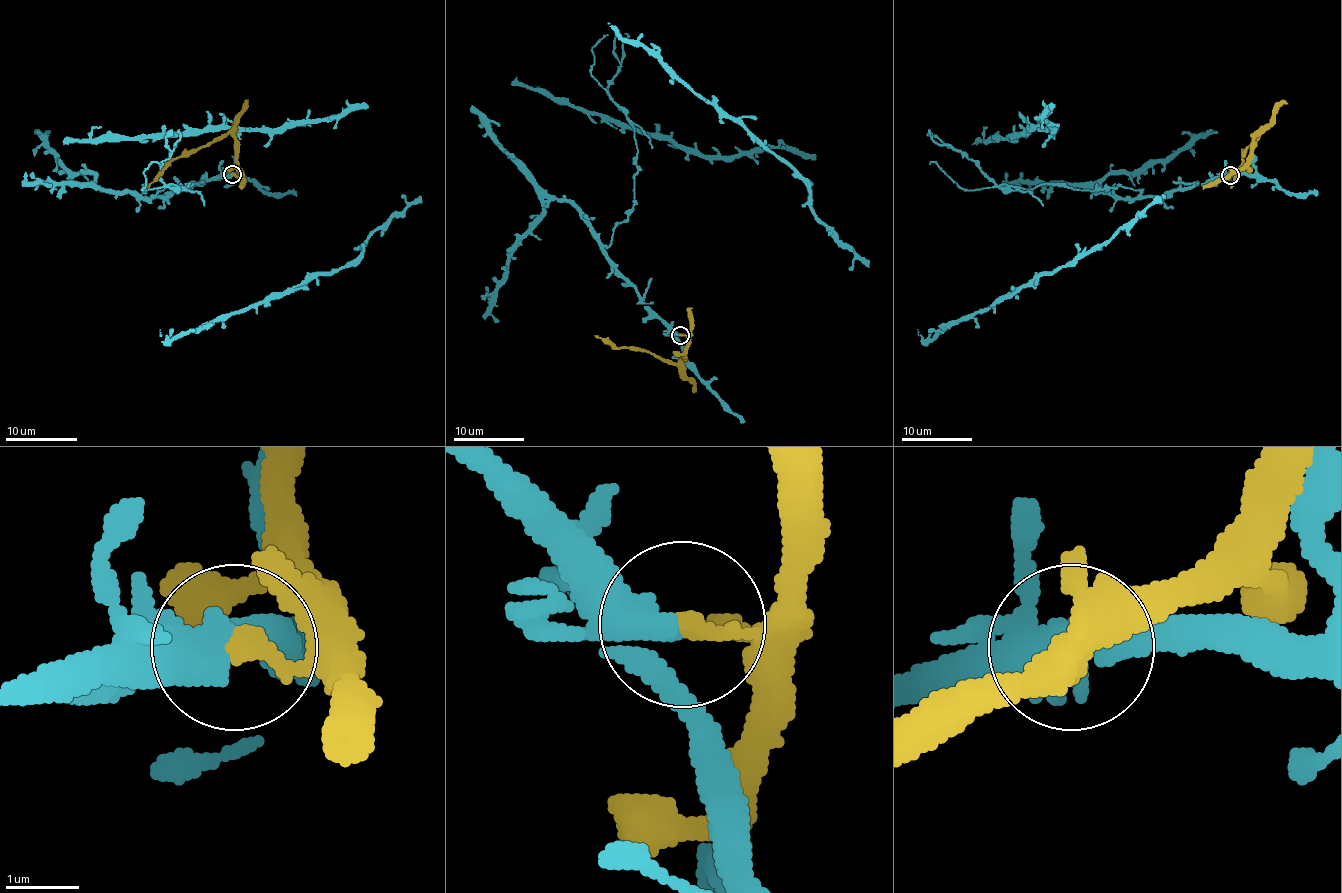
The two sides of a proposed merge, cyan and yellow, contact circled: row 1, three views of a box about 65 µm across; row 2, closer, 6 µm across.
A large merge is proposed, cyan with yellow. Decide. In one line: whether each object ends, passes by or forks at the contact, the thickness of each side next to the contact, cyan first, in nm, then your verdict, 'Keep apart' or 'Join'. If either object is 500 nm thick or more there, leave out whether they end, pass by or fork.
At the ring cyan passes by. At the ring yellow ends. Thickness 380 nm (cyan) against 240 nm. Keep apart

